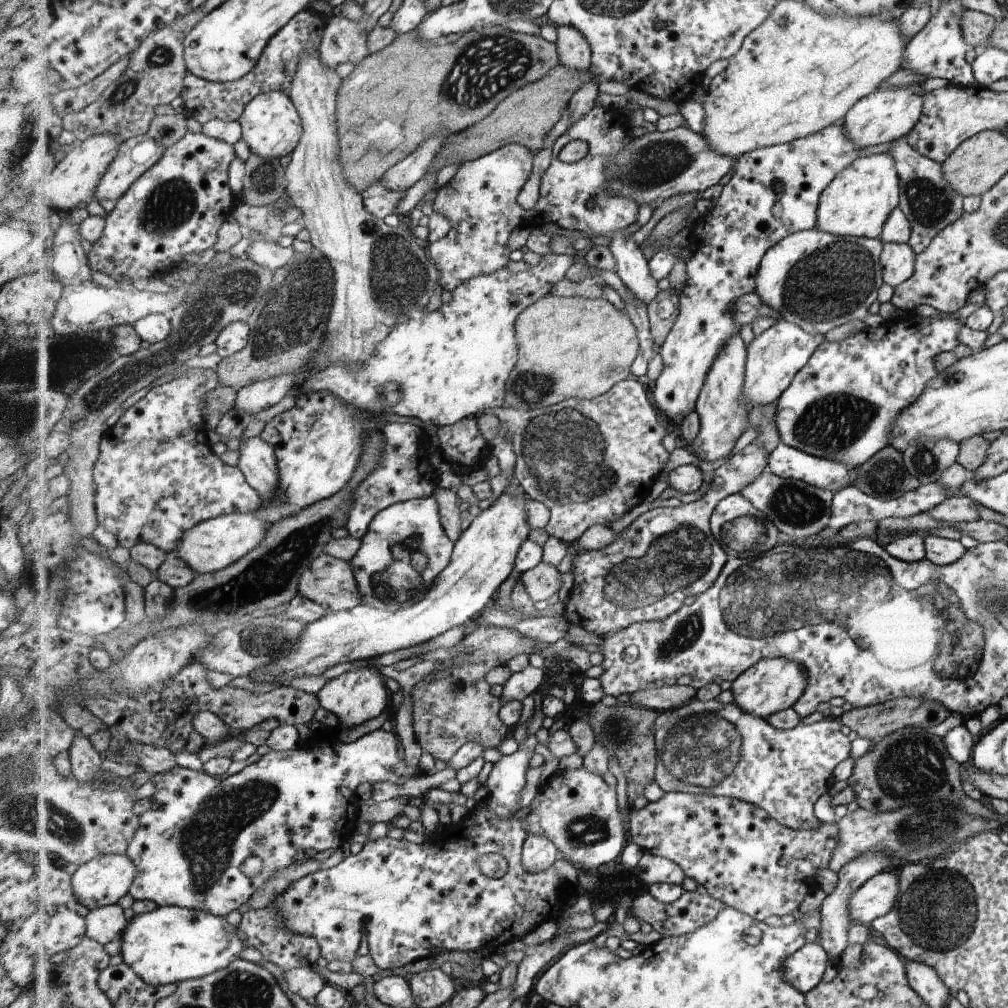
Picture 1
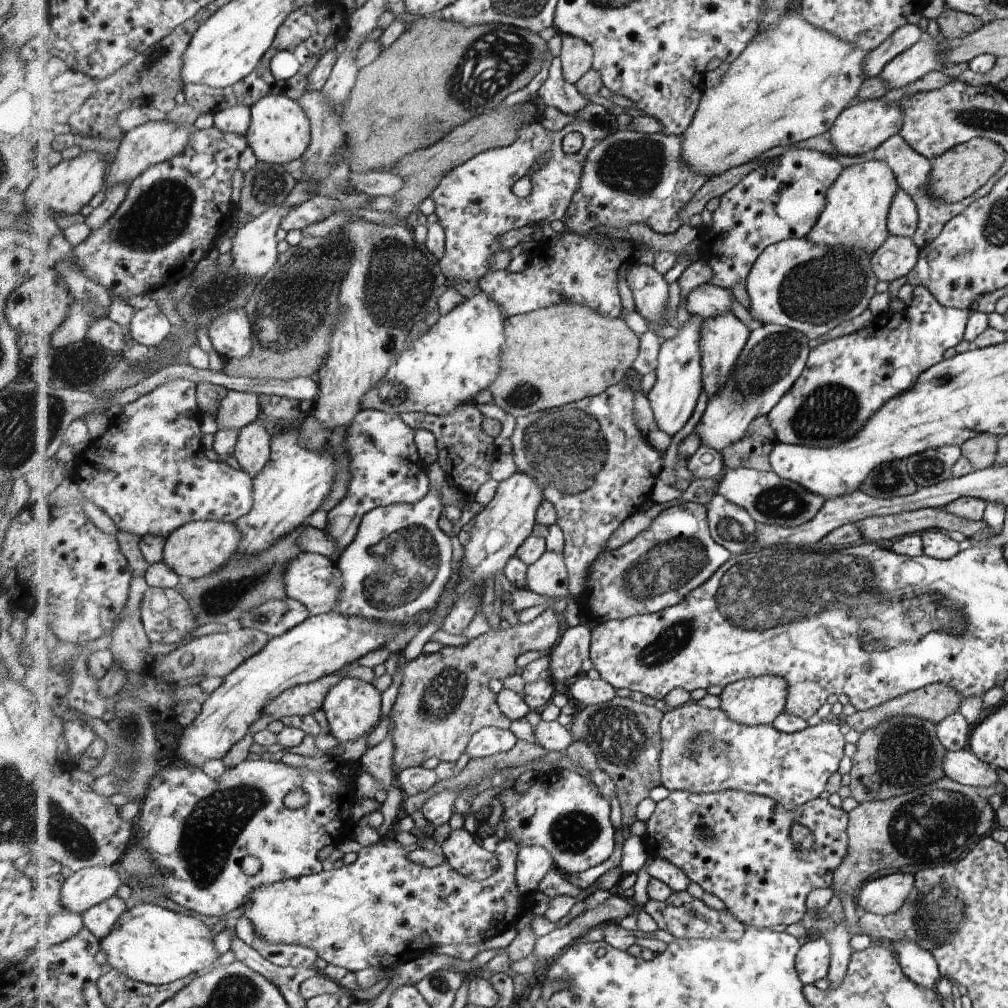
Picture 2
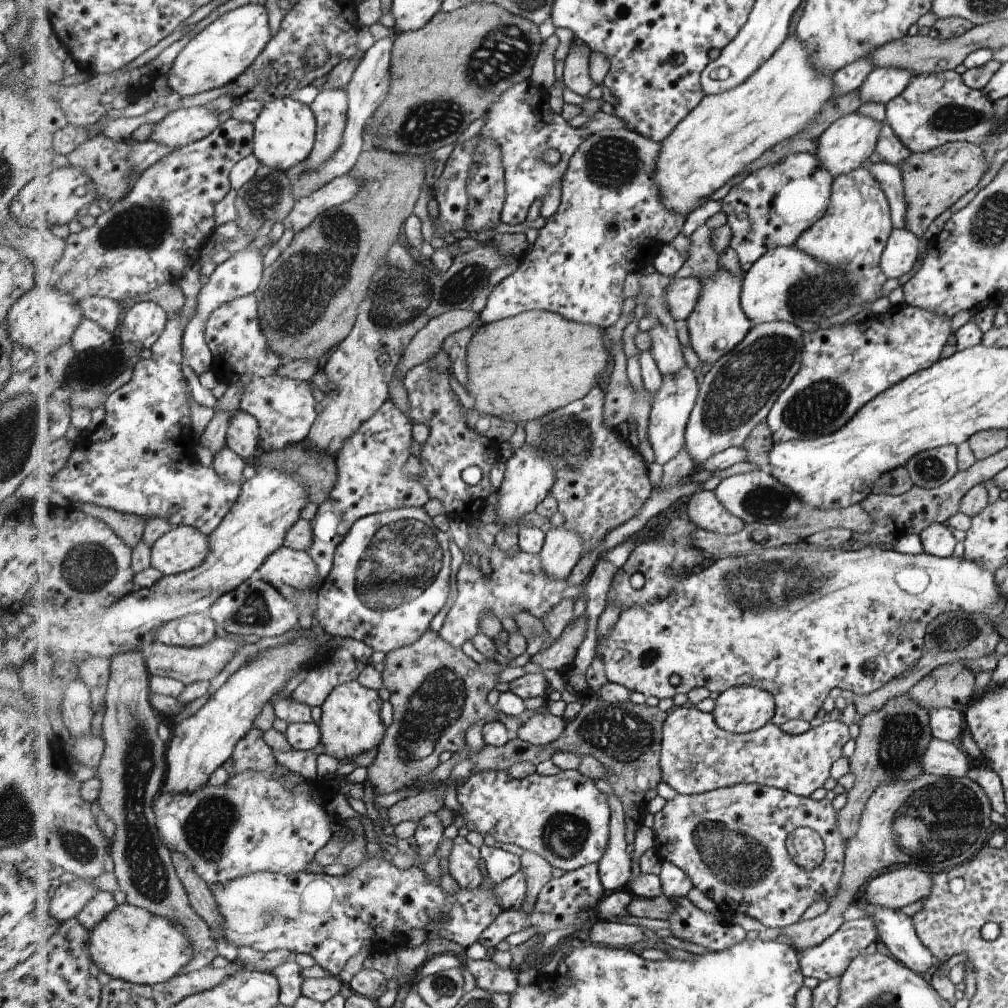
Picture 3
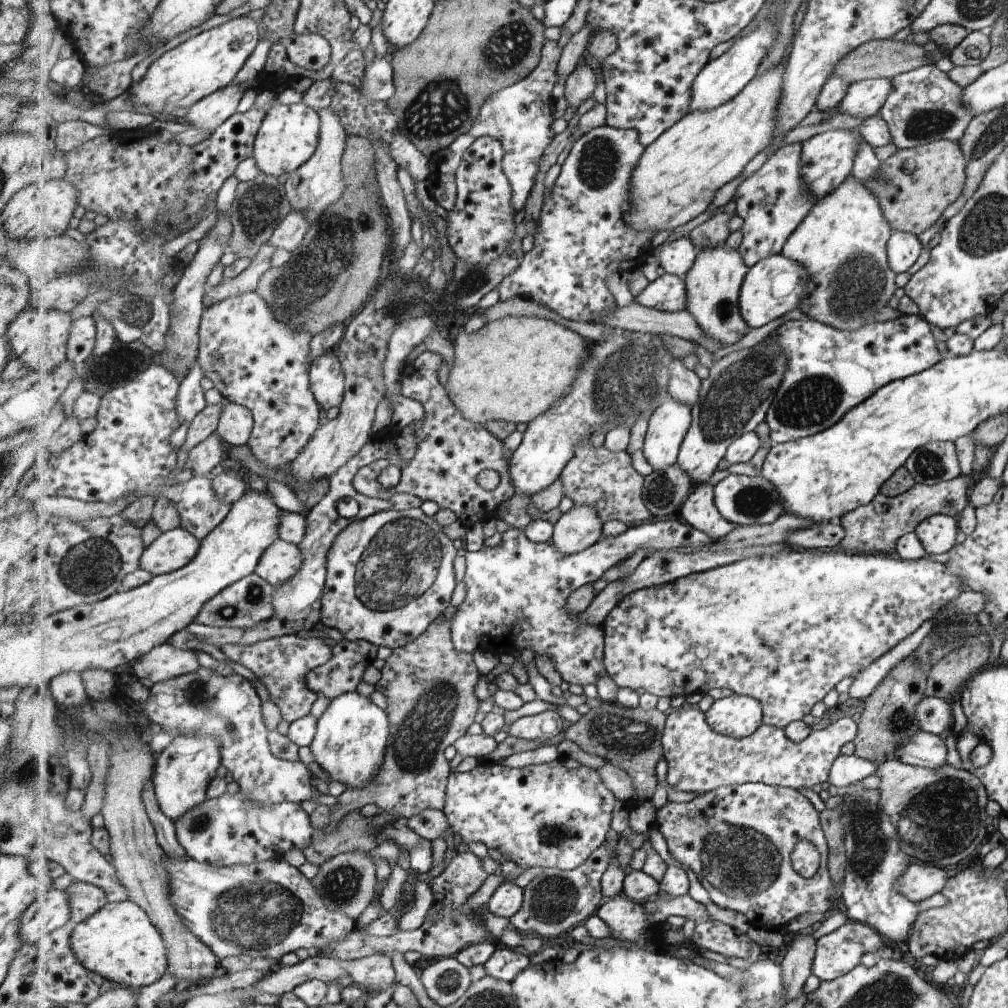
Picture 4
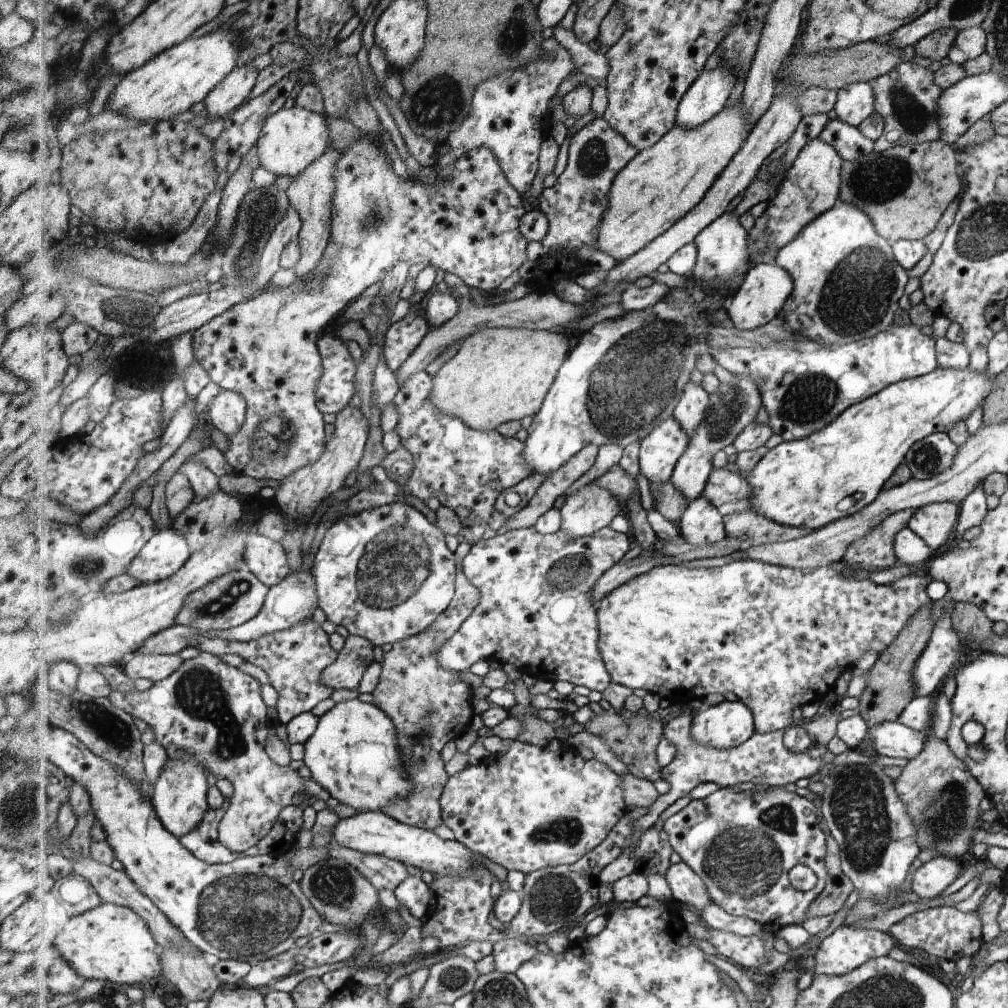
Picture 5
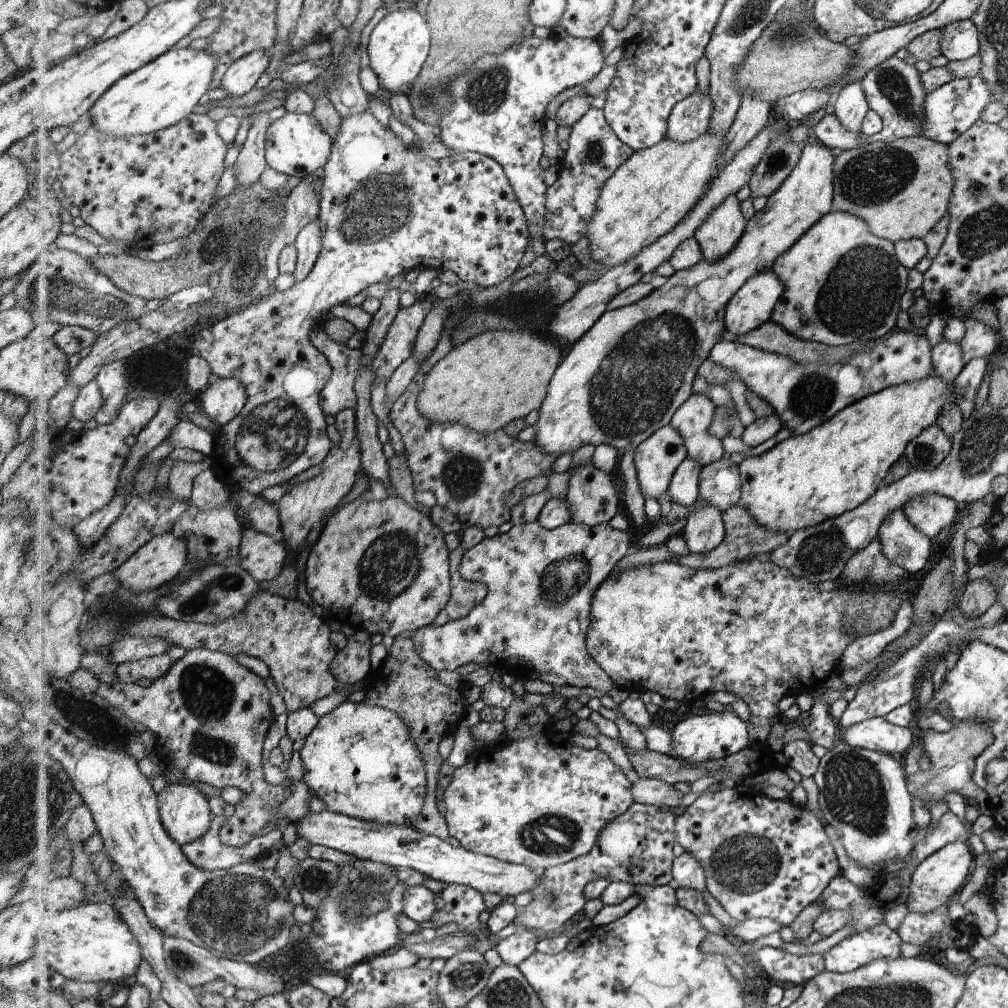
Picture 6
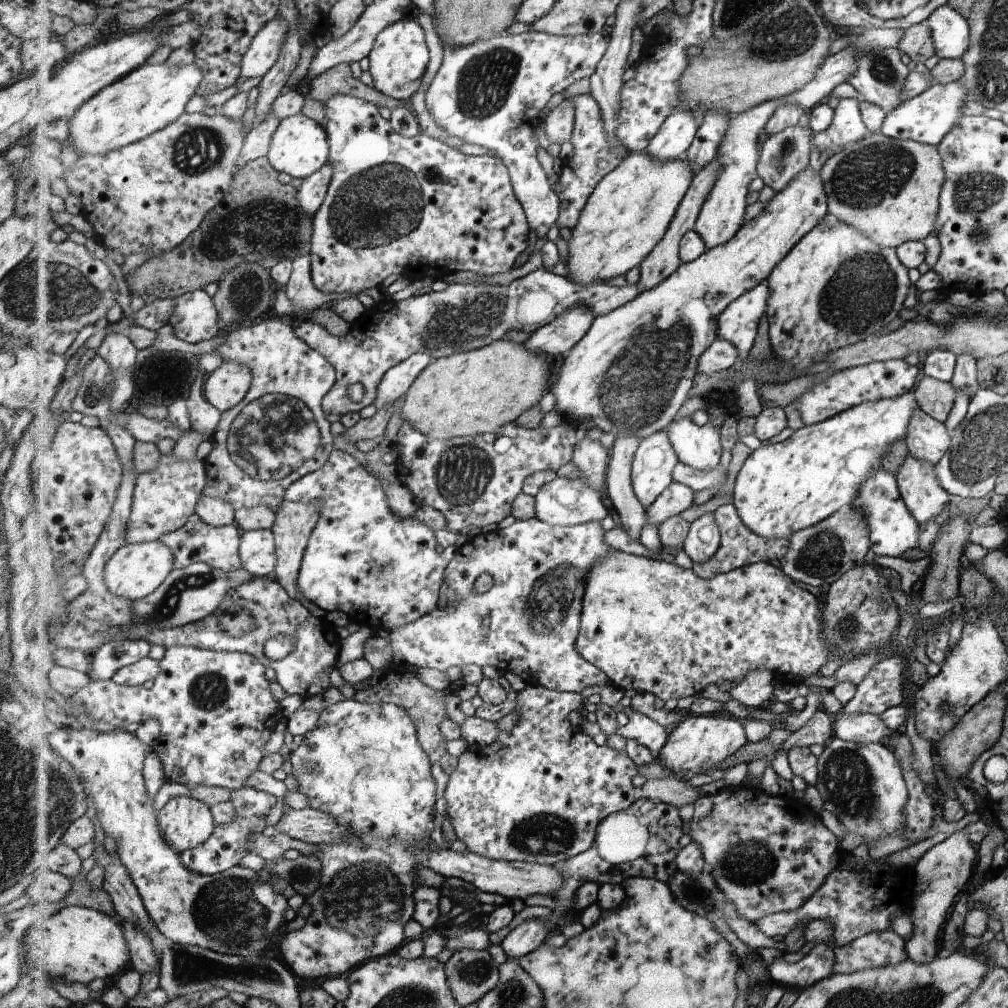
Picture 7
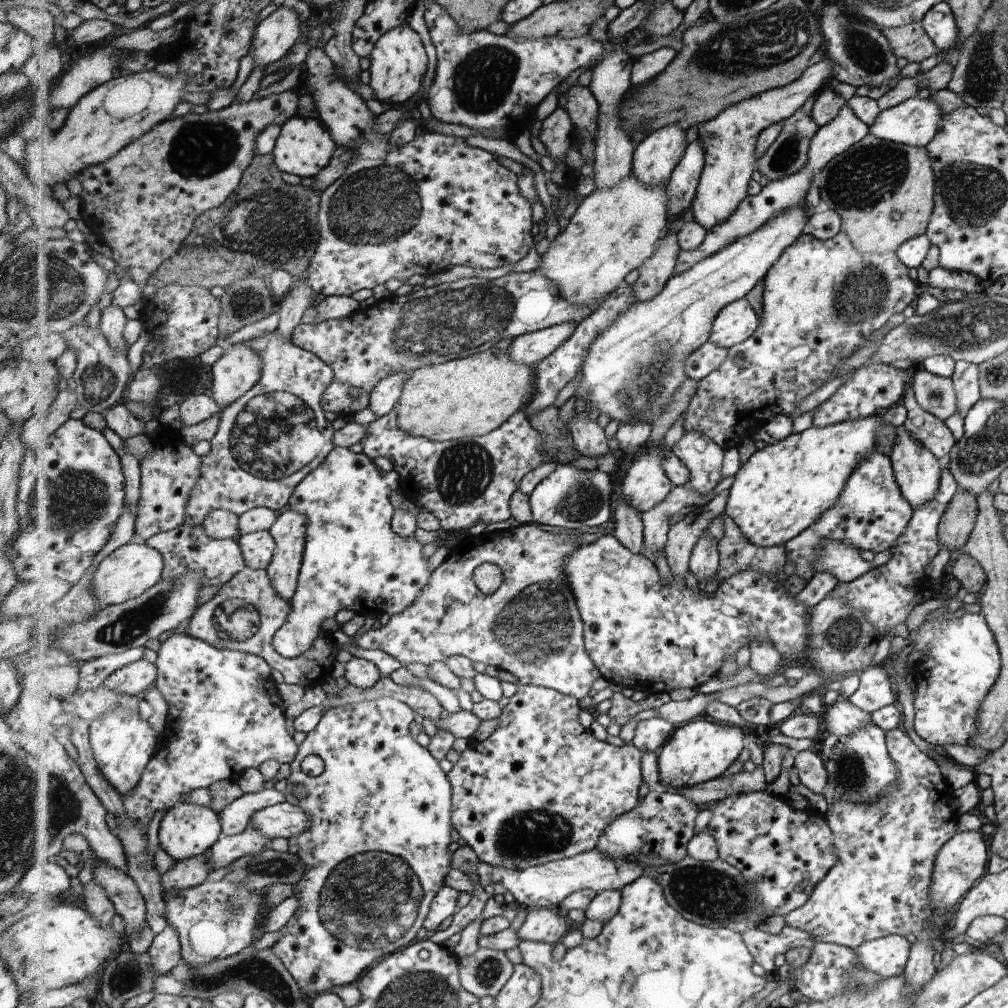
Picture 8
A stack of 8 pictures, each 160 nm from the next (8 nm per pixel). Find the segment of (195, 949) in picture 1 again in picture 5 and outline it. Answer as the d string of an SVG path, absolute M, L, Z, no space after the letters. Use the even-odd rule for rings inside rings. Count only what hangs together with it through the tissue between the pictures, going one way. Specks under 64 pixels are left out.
M102 902L97 908L70 917L52 941L87 980L109 980L142 988L156 984L162 971L161 948L148 922L133 909L113 903Z

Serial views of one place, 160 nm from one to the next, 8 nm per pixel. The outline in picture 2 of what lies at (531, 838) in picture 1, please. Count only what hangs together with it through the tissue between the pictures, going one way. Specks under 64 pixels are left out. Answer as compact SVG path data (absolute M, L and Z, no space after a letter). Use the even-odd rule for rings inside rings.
M537 845L519 848L516 879L520 891L527 900L530 900L532 894L537 891L539 884L541 884L541 880L543 880L543 878L549 874L549 870L551 870L551 868L556 868L555 862L553 855L546 848L538 847Z

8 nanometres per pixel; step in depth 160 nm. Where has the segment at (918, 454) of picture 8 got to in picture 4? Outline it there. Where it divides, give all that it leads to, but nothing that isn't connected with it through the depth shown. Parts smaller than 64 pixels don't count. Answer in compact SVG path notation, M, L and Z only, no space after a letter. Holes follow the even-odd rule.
M934 514L924 518L914 528L926 554L947 552L955 544L957 522L949 515Z

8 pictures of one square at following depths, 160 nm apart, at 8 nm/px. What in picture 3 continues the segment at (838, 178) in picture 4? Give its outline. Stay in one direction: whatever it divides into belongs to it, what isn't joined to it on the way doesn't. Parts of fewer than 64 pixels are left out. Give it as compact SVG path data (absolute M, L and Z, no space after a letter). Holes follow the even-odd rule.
M850 114L834 122L821 136L815 156L820 158L822 164L837 178L838 176L854 171L866 164L876 146L881 134L882 122Z

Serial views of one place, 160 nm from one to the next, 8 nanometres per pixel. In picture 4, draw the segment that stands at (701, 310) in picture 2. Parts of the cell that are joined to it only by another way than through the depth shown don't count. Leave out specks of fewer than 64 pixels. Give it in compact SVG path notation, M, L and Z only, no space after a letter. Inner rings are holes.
M665 272L634 299L639 304L665 312L677 312L688 306L685 278Z

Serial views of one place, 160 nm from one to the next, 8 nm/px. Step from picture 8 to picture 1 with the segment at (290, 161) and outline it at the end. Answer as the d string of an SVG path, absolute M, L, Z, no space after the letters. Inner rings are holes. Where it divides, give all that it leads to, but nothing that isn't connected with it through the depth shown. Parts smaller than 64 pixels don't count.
M283 90L265 92L255 96L245 108L240 123L243 129L243 139L249 143L252 151L259 154L261 158L279 159L281 156L291 155L304 135L304 124L301 121L300 113L292 98Z

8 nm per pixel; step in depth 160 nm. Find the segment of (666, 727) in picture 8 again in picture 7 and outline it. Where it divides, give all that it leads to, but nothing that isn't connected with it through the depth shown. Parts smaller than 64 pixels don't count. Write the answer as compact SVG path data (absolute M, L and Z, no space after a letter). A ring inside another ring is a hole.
M629 706L625 708L624 712L628 718L631 718L631 724L625 726L625 728L621 730L621 734L623 734L623 736L627 734L629 738L635 738L637 742L645 744L645 746L651 748L651 750L653 750L655 746L658 746L659 748L657 750L653 750L653 752L658 755L665 746L665 743L668 742L671 731L661 726L661 724L652 718L643 716L643 714L638 713Z

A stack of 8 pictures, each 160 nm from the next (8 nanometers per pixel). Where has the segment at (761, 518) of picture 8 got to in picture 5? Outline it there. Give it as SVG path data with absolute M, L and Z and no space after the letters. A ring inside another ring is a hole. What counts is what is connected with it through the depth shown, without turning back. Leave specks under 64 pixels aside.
M938 366L927 374L882 388L880 393L849 407L828 427L814 432L807 438L784 440L769 450L748 473L740 472L735 462L728 462L724 467L729 468L731 472L743 474L748 480L750 503L758 515L784 527L816 531L871 504L880 495L889 476L903 462L909 446L927 435L947 432L954 424L965 420L971 410L982 406L993 386L996 386L995 380L995 377L988 378L986 368L982 373L974 373L968 366L964 369ZM845 498L849 498L847 512L839 508Z

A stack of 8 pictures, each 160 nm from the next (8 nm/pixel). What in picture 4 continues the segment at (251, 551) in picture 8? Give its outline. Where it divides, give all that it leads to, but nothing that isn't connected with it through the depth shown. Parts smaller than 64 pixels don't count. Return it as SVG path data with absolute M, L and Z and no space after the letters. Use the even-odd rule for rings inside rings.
M279 538L261 555L256 573L277 588L295 576L303 563L298 545Z

